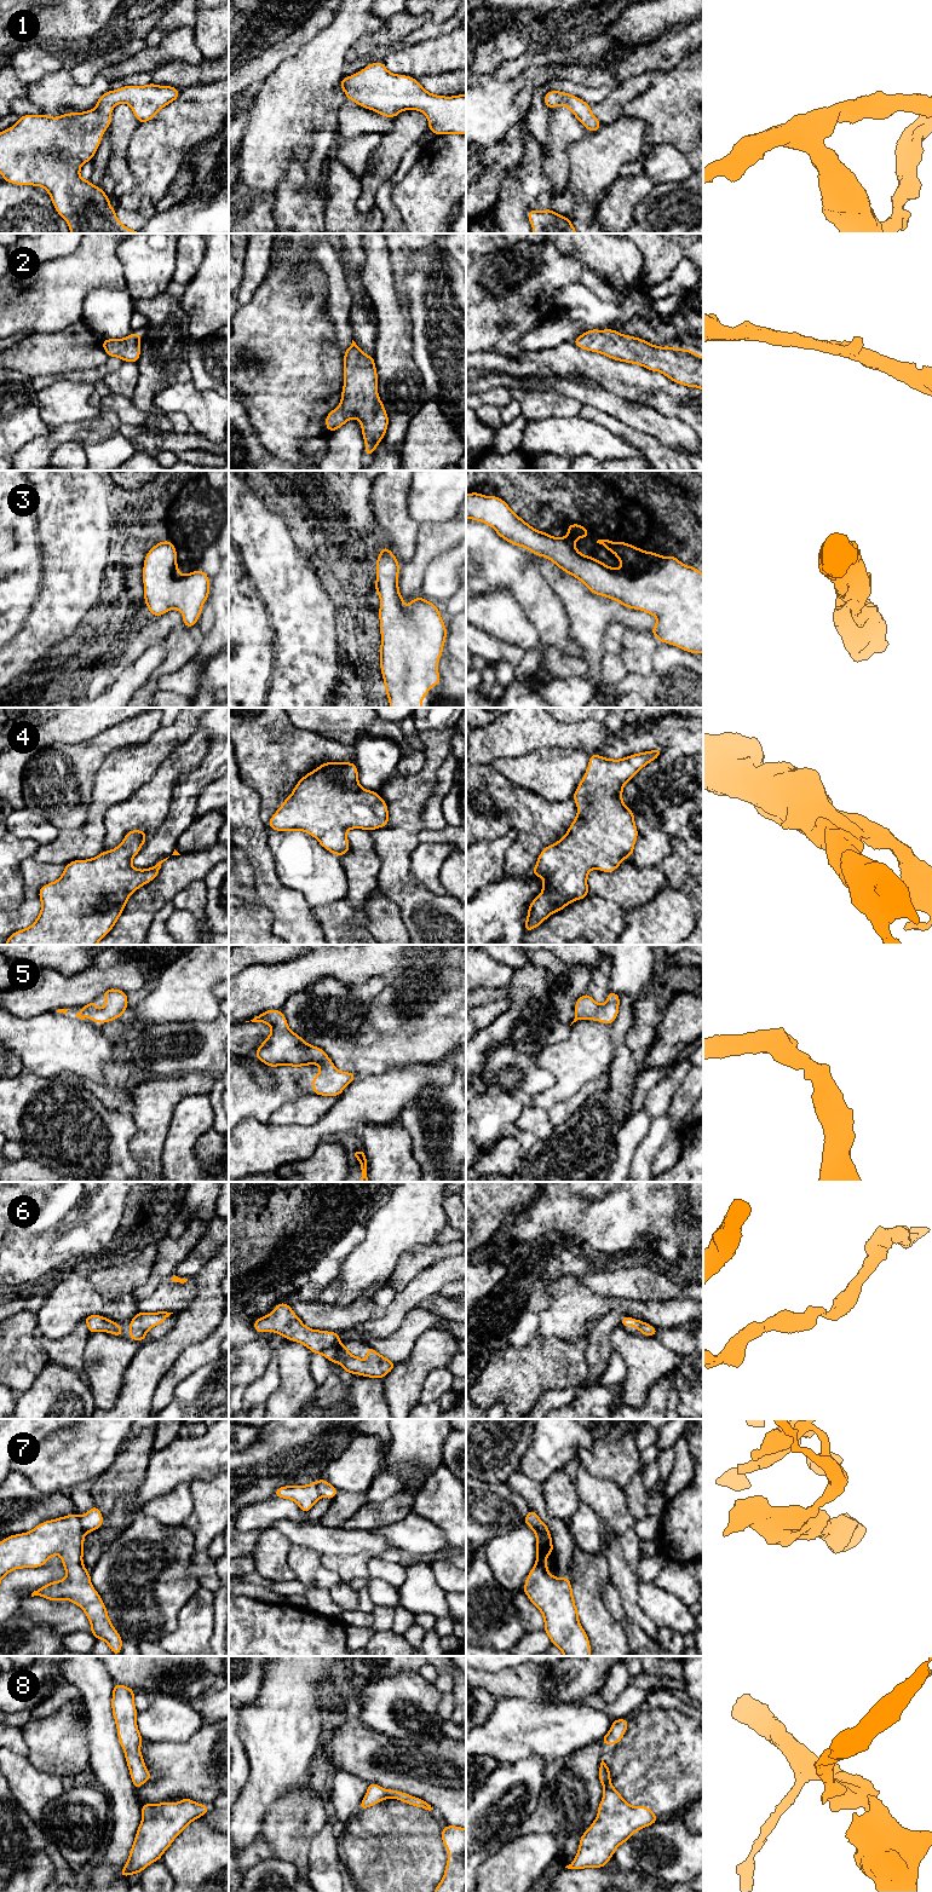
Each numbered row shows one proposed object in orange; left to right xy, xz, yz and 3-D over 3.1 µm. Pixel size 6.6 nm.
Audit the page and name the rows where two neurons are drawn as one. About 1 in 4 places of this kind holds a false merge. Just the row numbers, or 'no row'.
7

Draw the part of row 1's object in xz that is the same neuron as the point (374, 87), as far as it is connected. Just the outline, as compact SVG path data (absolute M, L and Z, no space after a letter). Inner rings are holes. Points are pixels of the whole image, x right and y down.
M382 62L372 63L339 85L346 98L385 117L404 110L426 115L436 135L466 134L466 94L444 97L427 92L416 79L390 73Z

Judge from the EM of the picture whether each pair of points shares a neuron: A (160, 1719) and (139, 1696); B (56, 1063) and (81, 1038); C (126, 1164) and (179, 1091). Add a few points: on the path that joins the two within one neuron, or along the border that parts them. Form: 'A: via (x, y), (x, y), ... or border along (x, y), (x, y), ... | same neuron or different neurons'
A: border along (151, 1700), (150, 1705), (138, 1713) | different neurons
B: via (62, 1057), (75, 1044) | same neuron
C: border along (136, 1128), (131, 1154), (141, 1169) | different neurons

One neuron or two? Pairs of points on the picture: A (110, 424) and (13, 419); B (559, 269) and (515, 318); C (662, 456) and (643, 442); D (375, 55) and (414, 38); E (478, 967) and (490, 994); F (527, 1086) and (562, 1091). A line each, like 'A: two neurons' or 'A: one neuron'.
A: two neurons
B: one neuron
C: one neuron
D: one neuron
E: two neurons
F: two neurons

